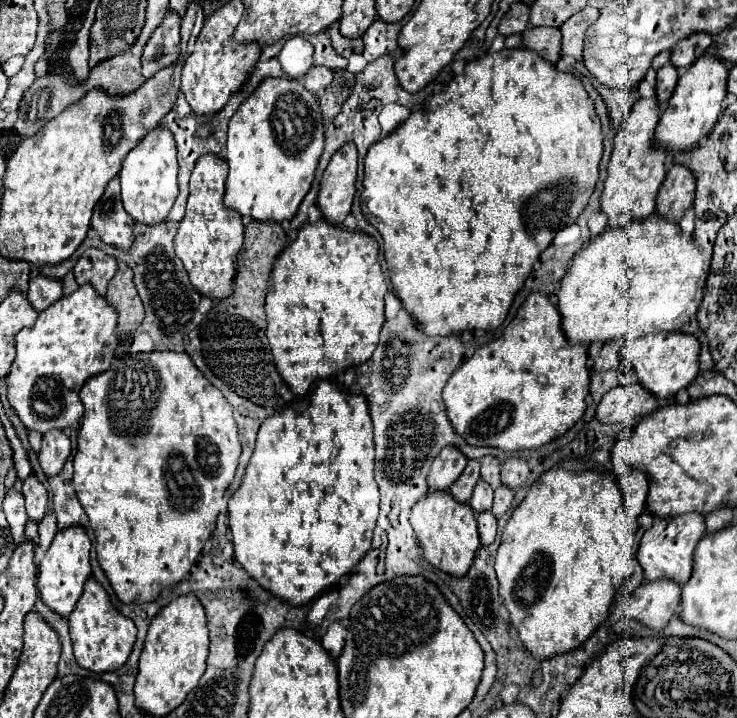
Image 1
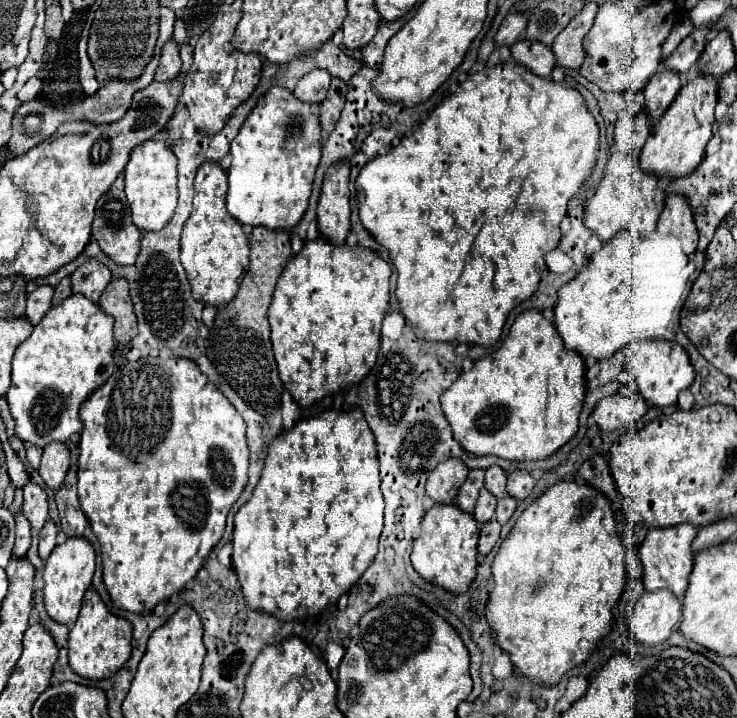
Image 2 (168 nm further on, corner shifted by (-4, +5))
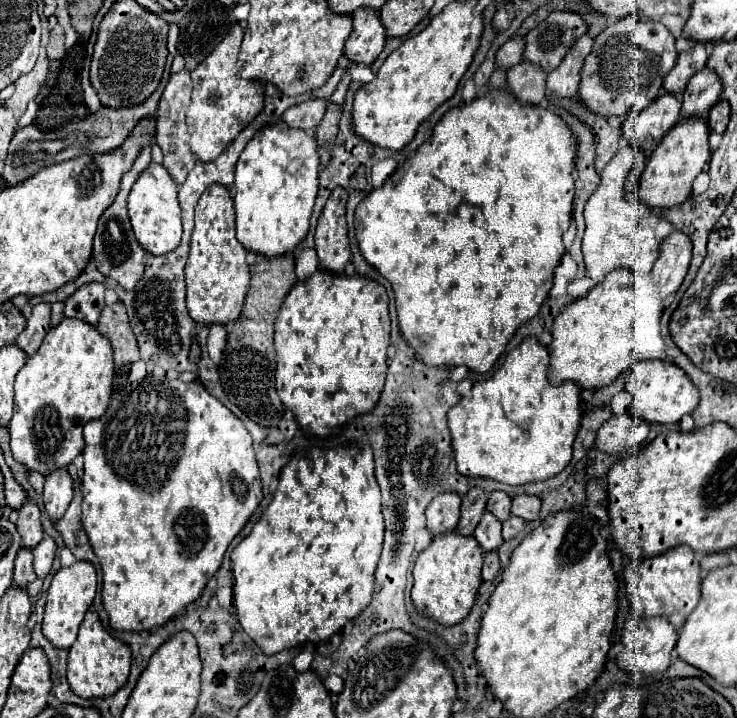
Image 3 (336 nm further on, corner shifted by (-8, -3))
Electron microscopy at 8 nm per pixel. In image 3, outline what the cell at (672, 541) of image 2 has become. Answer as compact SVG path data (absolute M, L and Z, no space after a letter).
M686 545L643 559L642 563L630 561L626 564L623 575L631 614L638 619L656 615L666 617L676 627L676 631L682 629L688 615L694 611L700 599L700 583L704 577L698 565L698 555Z

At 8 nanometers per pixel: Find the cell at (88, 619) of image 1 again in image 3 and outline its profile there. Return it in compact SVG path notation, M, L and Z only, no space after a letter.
M88 611L76 643L68 651L68 683L70 689L82 699L110 697L126 685L130 673L130 649L122 641L110 637L102 627L96 611Z

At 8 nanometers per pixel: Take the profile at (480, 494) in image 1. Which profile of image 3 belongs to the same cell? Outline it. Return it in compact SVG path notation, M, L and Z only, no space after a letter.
M484 513L480 525L474 531L474 537L478 539L478 543L484 549L484 553L498 551L498 547L504 543L504 539L502 539L502 527L500 527L498 519L492 517L492 513Z

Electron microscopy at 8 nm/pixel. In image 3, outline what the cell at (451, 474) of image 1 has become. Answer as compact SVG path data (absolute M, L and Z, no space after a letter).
M440 493L426 507L426 529L438 537L450 533L458 525L462 497L456 493Z

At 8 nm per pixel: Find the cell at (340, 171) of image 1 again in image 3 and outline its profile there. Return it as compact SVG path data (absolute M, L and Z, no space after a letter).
M336 187L316 225L316 253L318 267L326 273L342 273L350 261L350 243L346 229L346 201L348 193Z

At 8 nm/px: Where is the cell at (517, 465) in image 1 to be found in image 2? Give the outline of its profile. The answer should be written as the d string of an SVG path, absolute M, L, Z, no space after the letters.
M514 469L508 471L508 495L512 495L514 499L526 499L532 489L534 489L534 477L528 471L522 469Z

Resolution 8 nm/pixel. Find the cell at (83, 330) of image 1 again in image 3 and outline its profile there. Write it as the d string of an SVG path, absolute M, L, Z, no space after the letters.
M62 319L62 323L50 329L36 351L28 357L26 365L16 375L16 397L14 397L14 417L8 423L10 431L10 449L14 459L24 465L28 471L38 471L44 477L56 469L66 469L84 449L82 429L88 421L100 419L108 409L114 381L114 361L112 347L108 339L98 335L96 327L80 319Z

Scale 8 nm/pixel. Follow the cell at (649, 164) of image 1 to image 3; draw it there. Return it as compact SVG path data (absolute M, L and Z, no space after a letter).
M622 145L616 157L604 167L600 185L584 207L586 233L582 241L582 253L586 259L586 273L594 281L594 285L602 283L610 271L620 267L628 267L636 275L648 273L658 259L660 243L674 231L672 225L654 215L650 207L626 197L624 179L636 159L642 159L642 155L630 145Z

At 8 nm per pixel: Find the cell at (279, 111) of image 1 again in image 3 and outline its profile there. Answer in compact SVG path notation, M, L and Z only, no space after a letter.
M282 121L266 125L242 151L236 165L236 237L244 249L264 257L290 253L306 237L318 193L320 159L316 141L302 129L288 129Z

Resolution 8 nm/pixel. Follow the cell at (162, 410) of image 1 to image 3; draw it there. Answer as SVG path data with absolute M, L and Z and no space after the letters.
M146 377L144 381L130 385L122 391L116 391L112 395L112 403L106 411L104 417L88 421L84 427L84 477L82 477L82 527L88 535L88 541L100 561L102 567L102 601L104 609L108 611L110 617L110 627L114 631L150 631L154 627L162 627L170 619L174 619L180 611L186 609L188 603L194 603L206 583L214 577L214 573L220 569L224 553L232 539L242 531L246 521L254 515L254 511L260 505L260 473L252 449L252 435L246 431L244 423L230 411L226 409L218 399L214 399L206 387L198 381L184 383L180 379L166 379L166 377Z

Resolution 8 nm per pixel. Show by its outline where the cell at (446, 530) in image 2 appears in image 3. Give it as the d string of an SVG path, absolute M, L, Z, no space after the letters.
M456 531L442 537L434 537L432 545L418 555L414 565L414 587L412 587L414 609L440 625L460 623L470 613L476 601L478 587L482 583L480 575L482 557L484 551L474 537L464 537Z

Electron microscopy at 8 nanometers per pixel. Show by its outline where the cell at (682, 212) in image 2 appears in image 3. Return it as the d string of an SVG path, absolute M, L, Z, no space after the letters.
M674 231L664 243L658 261L654 263L654 273L660 275L660 297L676 293L682 285L688 265L692 259L692 243L680 231Z

